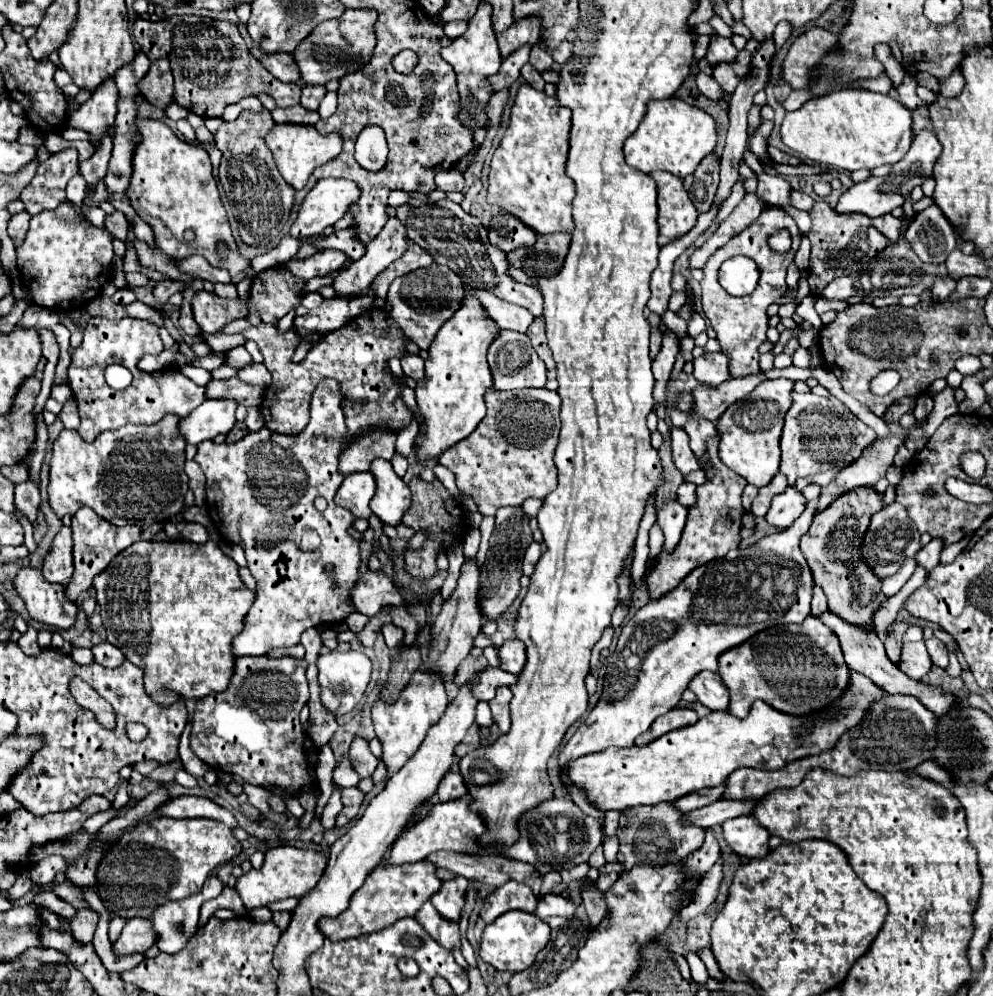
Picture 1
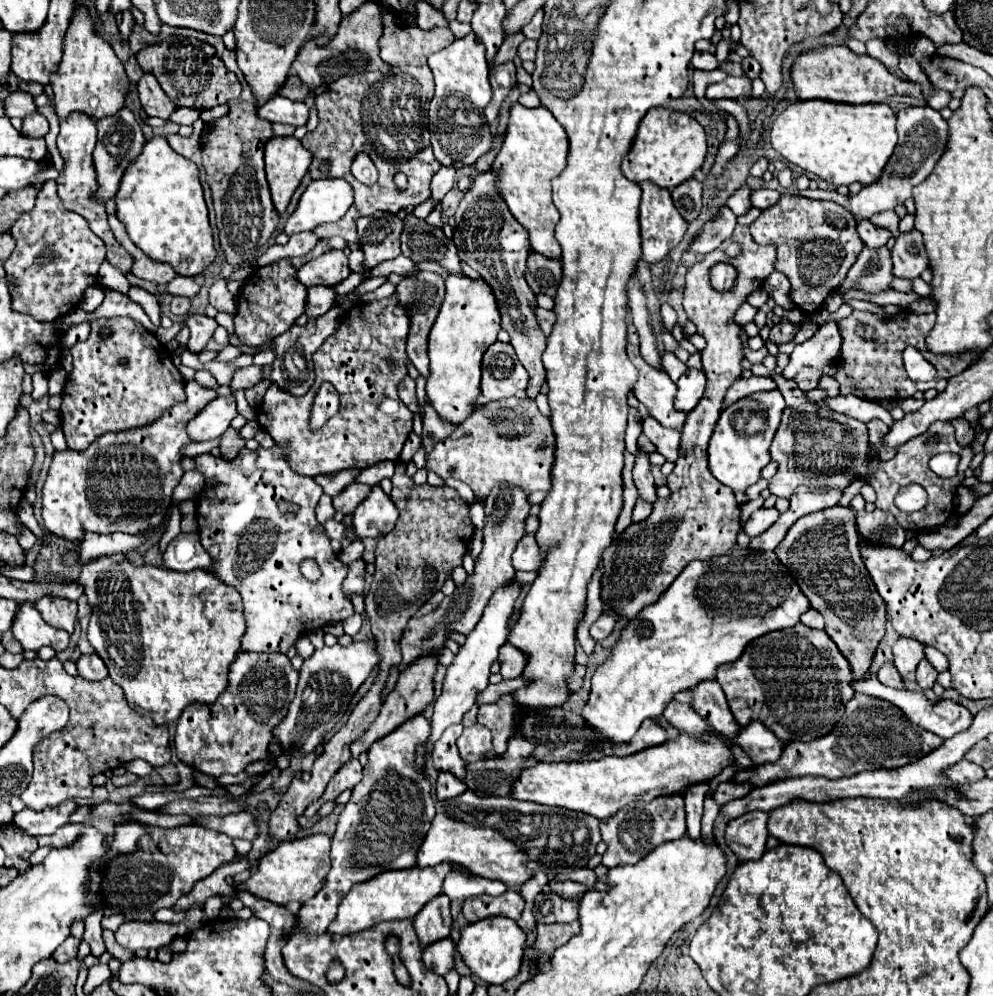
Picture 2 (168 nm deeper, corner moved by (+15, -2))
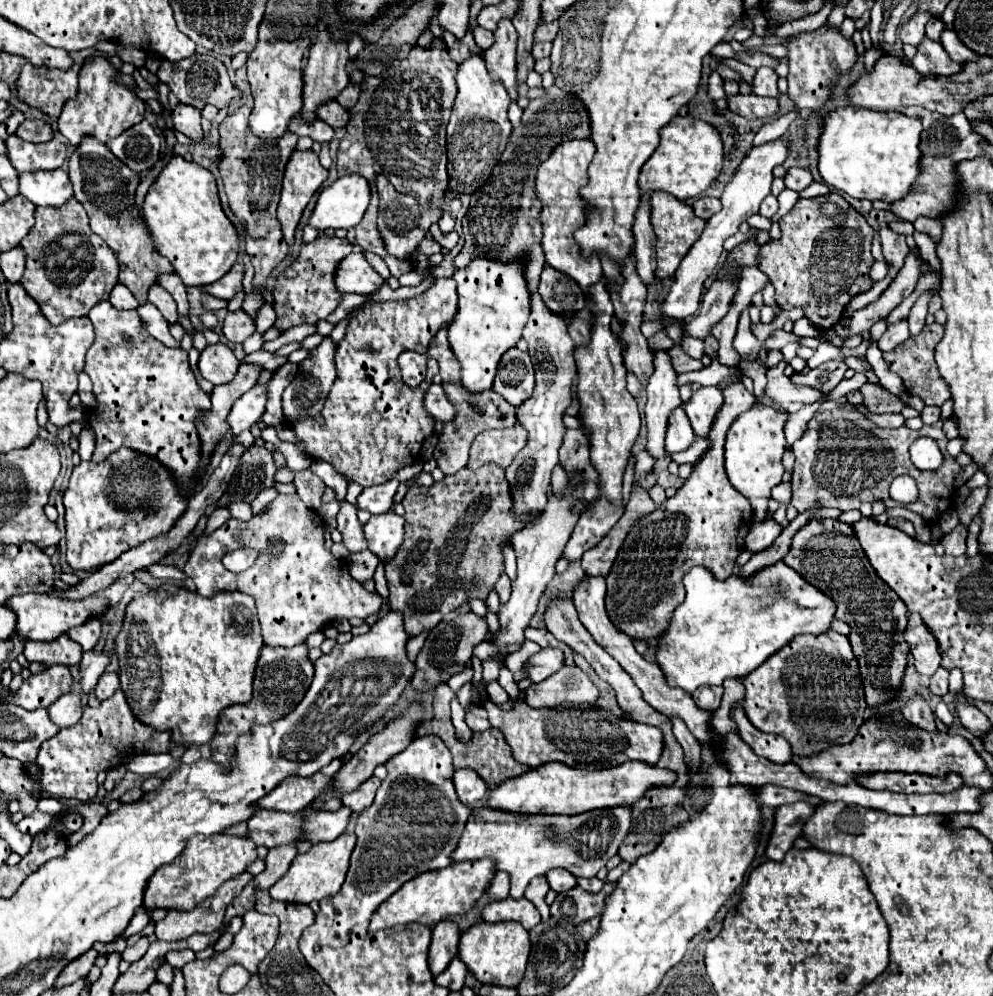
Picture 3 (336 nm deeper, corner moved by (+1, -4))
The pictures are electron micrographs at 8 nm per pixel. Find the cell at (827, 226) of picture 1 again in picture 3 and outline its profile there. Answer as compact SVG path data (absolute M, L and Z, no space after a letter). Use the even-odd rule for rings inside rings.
M838 193L798 199L778 225L782 235L762 245L758 267L776 287L776 303L782 309L804 307L806 317L818 329L830 329L842 317L850 299L872 287L868 269L874 263L870 253L874 229Z

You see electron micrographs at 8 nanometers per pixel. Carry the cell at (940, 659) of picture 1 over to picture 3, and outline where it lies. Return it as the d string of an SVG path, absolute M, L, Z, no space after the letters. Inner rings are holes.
M940 667L932 677L930 677L930 691L938 697L948 693L948 671L944 667Z

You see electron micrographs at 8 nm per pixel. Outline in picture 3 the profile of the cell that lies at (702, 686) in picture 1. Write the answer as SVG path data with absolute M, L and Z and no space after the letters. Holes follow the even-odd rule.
M736 705L732 709L732 719L736 721L740 739L746 741L754 749L754 753L758 753L760 757L766 757L768 761L774 761L774 763L790 761L792 751L790 751L790 745L784 741L784 737L774 737L770 733L762 733L758 729L754 729L754 725L750 725L742 705Z

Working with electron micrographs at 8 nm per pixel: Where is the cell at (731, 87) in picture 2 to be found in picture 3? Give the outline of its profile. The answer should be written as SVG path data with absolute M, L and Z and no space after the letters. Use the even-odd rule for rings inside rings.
M754 93L748 95L730 95L728 97L728 107L730 111L746 117L746 119L760 119L760 117L770 117L778 111L778 101L772 97L758 97Z

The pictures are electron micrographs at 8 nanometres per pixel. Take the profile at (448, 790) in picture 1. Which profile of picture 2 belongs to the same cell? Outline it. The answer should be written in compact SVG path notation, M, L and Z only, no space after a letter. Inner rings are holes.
M440 771L438 779L436 779L436 795L438 795L438 799L452 799L456 795L462 795L464 791L468 791L468 785L464 785L464 781L454 777L452 773Z

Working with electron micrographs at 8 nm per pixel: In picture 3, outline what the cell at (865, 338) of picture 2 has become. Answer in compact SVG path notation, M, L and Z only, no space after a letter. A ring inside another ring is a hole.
M940 323L924 325L924 329L916 337L908 337L896 349L884 353L884 361L888 363L888 369L902 377L906 391L910 395L918 395L928 405L942 405L946 399L950 399L946 381L942 381L942 375L938 373L938 367L934 361L934 347L942 339L942 335L944 335L944 325Z

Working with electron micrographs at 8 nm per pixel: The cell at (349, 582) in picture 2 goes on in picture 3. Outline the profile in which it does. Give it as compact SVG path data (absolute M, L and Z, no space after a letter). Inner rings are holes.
M368 549L360 551L356 555L350 555L350 573L360 583L374 577L376 565L378 565L378 557L374 557L374 553L370 553Z

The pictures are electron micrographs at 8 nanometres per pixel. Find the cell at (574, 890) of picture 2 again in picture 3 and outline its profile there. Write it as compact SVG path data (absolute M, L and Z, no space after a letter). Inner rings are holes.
M550 869L550 873L546 873L546 877L548 877L550 887L556 893L568 891L568 889L572 889L576 885L576 877L572 873L566 873L566 869Z

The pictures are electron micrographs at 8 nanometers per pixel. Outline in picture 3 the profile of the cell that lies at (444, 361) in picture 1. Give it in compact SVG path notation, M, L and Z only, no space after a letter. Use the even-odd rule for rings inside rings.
M474 259L464 269L456 269L458 313L448 327L448 341L460 365L460 383L468 393L492 389L500 357L516 345L530 313L530 295L520 263L496 263Z

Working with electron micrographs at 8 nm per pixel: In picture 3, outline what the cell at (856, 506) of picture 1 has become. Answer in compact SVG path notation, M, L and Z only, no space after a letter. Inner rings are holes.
M838 519L810 521L794 535L784 563L826 593L836 603L836 619L852 627L848 639L860 663L868 705L874 707L892 699L908 663L908 643L904 641L904 629L908 623L906 605L902 605L900 597L878 577L870 561L864 557L852 525Z

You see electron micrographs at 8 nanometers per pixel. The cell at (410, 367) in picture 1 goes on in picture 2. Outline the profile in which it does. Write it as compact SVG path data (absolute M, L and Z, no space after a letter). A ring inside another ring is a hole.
M410 375L398 385L398 395L400 395L400 399L404 401L404 405L412 413L420 415L420 405L418 405L418 397L416 397L416 383L414 383L414 379Z

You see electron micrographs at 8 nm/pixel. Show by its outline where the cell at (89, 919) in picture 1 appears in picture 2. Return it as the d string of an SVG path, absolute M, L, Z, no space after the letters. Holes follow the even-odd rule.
M70 937L68 941L64 941L64 943L56 949L56 955L52 955L52 959L56 959L58 963L66 963L66 961L74 959L74 957L78 955L78 945L80 945L80 941L74 939L74 937Z

